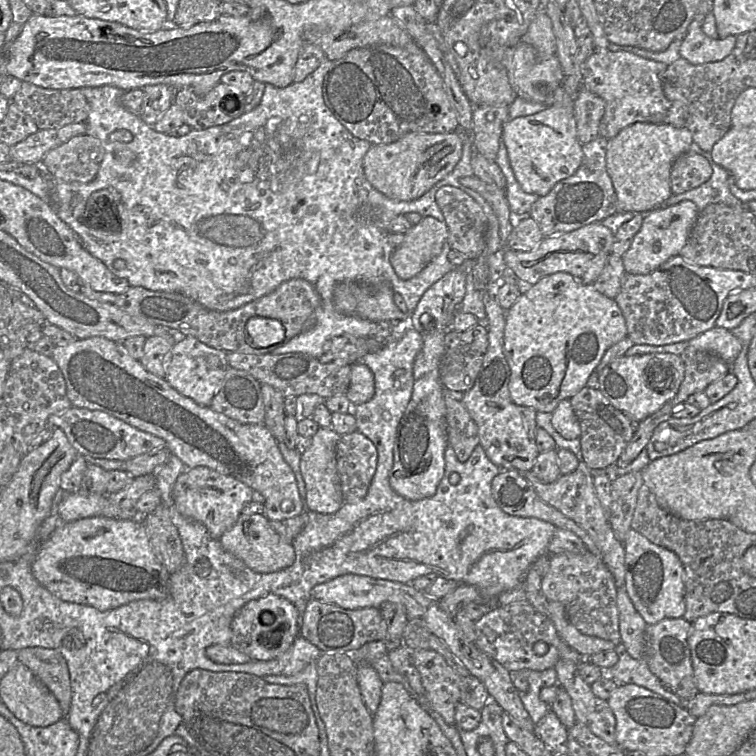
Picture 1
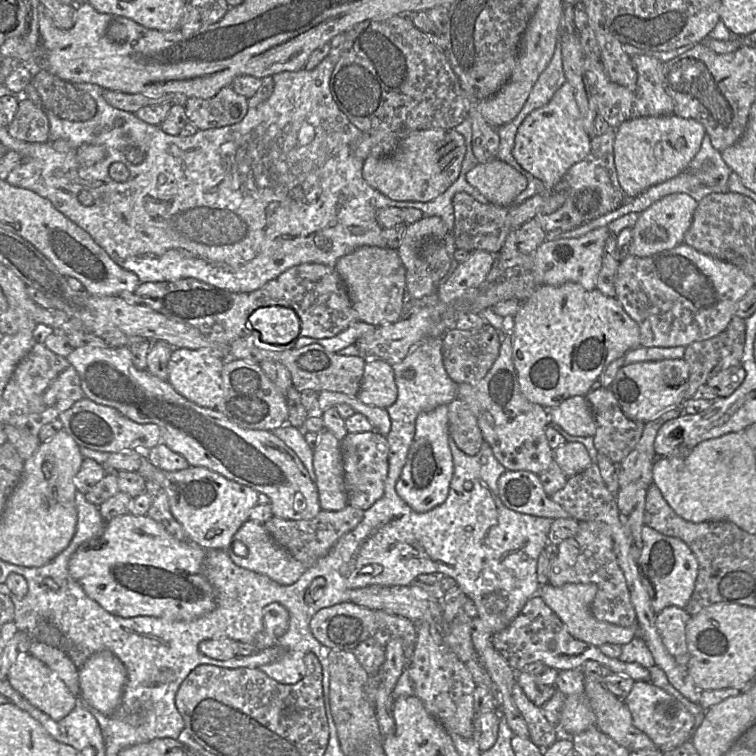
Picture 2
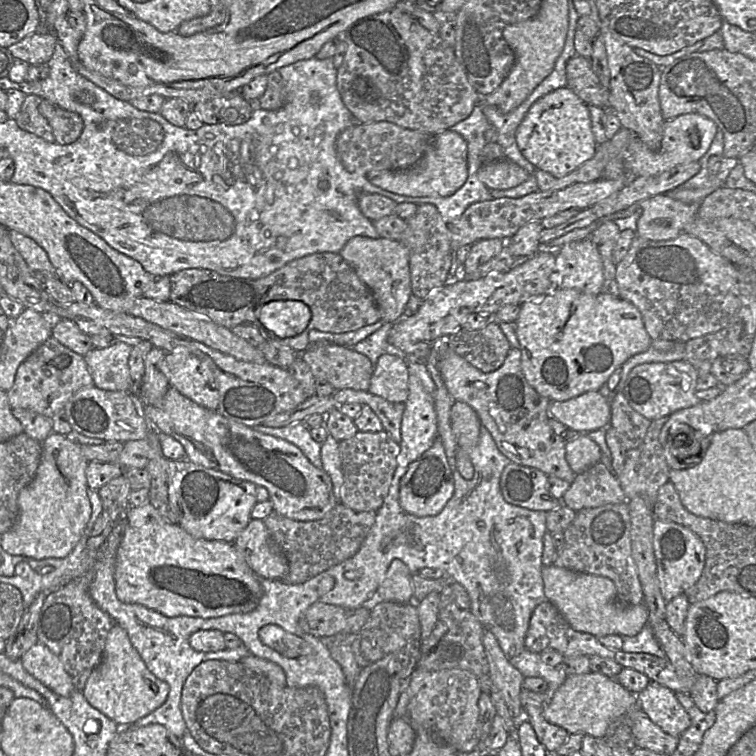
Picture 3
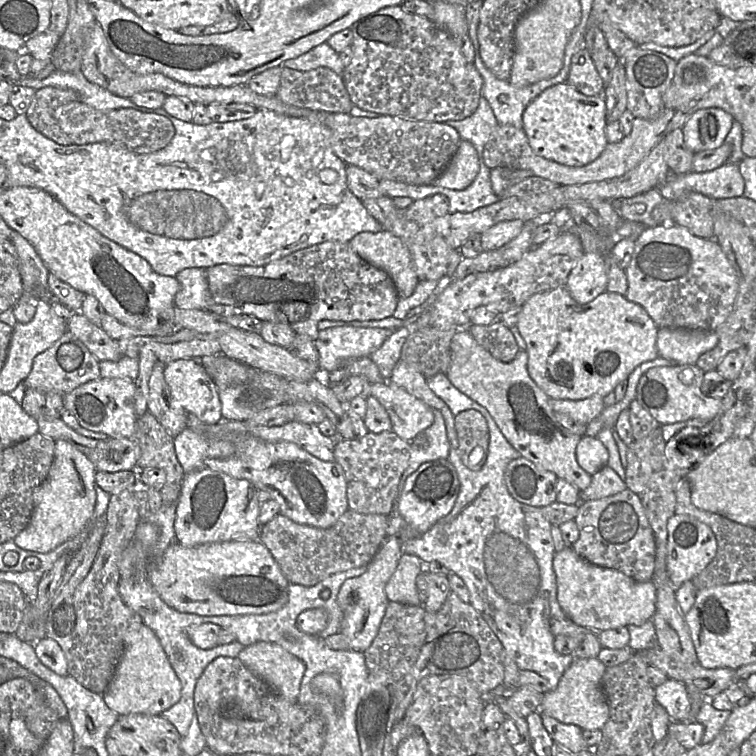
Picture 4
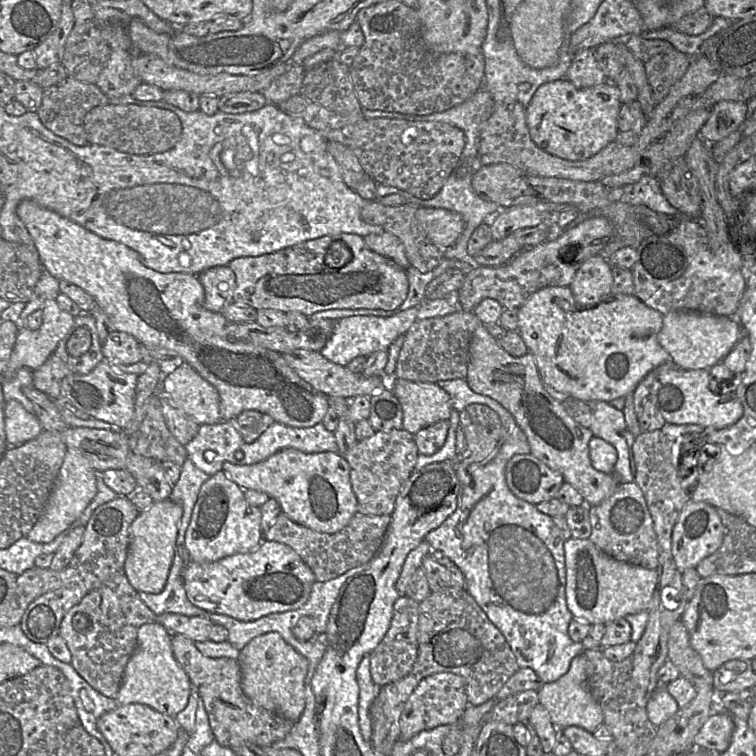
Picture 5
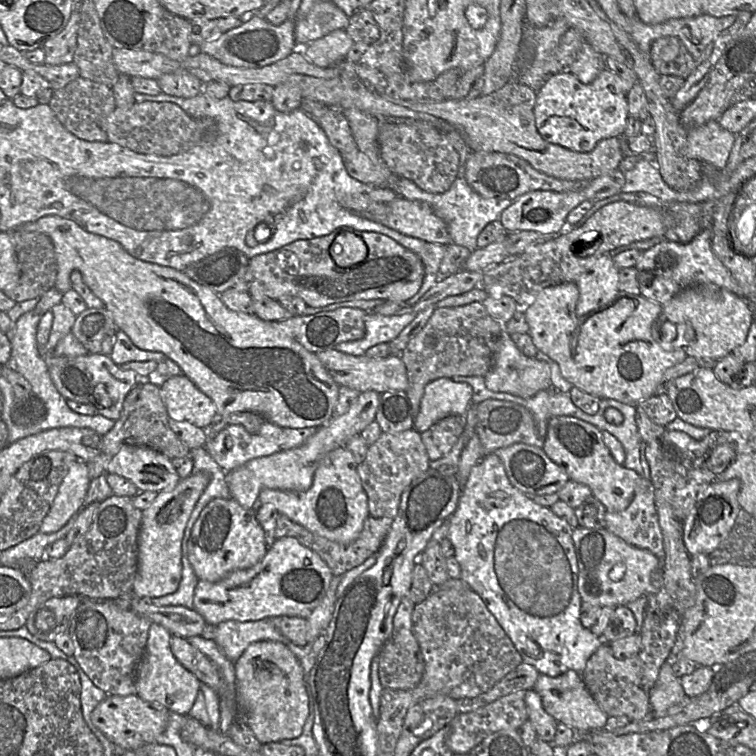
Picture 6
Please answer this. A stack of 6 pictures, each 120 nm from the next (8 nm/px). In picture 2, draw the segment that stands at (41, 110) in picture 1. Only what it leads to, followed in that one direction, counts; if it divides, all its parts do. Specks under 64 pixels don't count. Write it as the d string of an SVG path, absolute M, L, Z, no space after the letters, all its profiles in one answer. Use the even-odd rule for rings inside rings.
M33 70L30 83L37 90L44 111L51 111L57 117L70 121L86 121L97 111L95 100L86 92L78 90L72 83L64 81L47 70Z

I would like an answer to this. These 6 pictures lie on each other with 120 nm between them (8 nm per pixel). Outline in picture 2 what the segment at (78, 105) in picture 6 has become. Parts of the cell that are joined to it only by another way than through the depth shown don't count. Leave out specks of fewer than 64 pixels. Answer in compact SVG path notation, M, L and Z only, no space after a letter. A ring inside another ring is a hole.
M18 96L18 107L13 120L6 125L8 133L15 139L26 142L49 141L49 121L42 108L22 96Z

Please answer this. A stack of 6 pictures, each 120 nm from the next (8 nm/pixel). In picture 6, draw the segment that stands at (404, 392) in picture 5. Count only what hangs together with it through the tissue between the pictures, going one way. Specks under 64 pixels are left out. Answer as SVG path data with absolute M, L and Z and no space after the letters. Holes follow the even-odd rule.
M450 378L429 382L414 417L413 429L421 434L447 416L465 415L471 405L472 394L469 384L454 382Z

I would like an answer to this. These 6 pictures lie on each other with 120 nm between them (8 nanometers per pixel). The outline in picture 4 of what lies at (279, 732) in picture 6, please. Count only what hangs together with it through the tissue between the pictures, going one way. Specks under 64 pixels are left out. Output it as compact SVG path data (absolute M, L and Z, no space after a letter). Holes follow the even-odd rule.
M271 642L244 647L237 657L282 698L297 702L305 664L295 655Z

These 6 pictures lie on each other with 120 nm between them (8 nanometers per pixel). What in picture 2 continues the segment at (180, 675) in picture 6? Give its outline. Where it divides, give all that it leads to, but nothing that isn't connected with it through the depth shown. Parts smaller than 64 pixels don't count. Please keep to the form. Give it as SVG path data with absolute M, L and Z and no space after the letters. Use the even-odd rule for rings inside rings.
M98 651L80 667L79 697L90 709L110 716L121 700L126 678L126 668L116 655Z

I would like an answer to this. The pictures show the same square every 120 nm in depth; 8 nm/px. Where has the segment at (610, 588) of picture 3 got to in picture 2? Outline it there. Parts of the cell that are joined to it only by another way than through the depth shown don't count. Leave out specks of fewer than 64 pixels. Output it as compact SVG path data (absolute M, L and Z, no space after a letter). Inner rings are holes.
M547 583L540 587L538 595L540 595L544 602L559 616L574 638L597 647L606 643L618 645L627 644L639 634L638 624L622 627L597 620L590 610L597 590L598 587L594 583L569 583L561 587L555 587Z

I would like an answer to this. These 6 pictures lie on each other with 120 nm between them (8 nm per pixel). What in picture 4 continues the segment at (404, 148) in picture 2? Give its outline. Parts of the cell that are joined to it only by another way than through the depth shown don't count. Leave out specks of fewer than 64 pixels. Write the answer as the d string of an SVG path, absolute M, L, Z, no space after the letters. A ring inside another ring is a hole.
M462 139L448 167L432 185L463 190L472 183L478 171L479 164L476 149L469 141Z

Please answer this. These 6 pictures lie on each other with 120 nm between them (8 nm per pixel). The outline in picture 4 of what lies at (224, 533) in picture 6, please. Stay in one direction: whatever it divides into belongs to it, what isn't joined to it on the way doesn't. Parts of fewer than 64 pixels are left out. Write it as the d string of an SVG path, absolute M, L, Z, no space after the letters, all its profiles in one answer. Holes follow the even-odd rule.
M203 466L185 473L179 498L176 502L175 536L176 542L185 547L227 541L256 541L259 539L258 521L261 503L257 498L257 489L247 480L235 479L223 472Z

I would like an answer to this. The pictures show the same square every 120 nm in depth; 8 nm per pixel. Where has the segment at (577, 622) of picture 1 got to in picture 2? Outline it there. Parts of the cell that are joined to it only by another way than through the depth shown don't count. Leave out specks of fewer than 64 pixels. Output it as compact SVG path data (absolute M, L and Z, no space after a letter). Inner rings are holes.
M579 521L576 534L559 545L558 554L551 560L548 583L561 587L569 583L594 583L598 590L590 610L593 616L603 622L622 627L637 624L635 608L631 602L629 588L624 573L614 552L614 542L610 527L598 521Z

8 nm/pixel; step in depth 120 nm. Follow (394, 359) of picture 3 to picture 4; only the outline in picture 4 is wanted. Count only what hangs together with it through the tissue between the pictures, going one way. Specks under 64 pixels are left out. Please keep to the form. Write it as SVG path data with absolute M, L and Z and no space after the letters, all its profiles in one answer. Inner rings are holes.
M400 359L394 366L390 382L404 388L409 394L425 402L433 410L438 410L445 422L450 445L458 449L458 439L455 430L454 415L449 407L427 385L427 379L412 365Z

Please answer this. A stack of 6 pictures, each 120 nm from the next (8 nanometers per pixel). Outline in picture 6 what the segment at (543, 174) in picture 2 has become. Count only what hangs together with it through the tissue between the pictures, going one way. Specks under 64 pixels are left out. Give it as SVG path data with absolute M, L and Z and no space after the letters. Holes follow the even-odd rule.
M606 67L588 84L580 82L569 70L549 76L537 91L534 115L537 130L544 140L577 152L591 151L604 138L621 137L630 116L622 79Z

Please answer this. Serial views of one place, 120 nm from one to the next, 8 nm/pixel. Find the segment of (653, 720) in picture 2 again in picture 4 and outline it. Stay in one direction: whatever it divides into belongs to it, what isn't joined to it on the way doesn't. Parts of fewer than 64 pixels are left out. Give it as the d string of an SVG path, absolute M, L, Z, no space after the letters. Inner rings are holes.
M667 679L655 687L655 702L666 709L672 722L691 722L691 699L684 683Z

